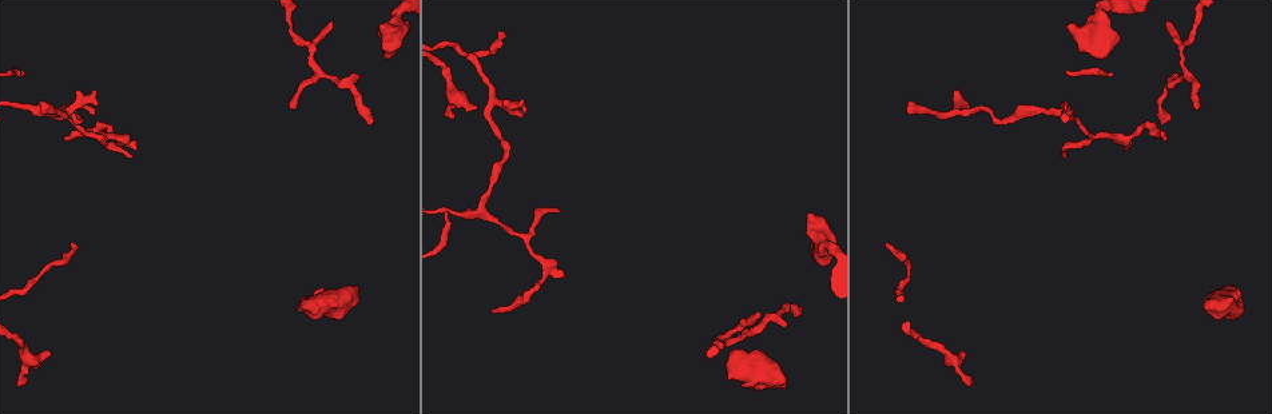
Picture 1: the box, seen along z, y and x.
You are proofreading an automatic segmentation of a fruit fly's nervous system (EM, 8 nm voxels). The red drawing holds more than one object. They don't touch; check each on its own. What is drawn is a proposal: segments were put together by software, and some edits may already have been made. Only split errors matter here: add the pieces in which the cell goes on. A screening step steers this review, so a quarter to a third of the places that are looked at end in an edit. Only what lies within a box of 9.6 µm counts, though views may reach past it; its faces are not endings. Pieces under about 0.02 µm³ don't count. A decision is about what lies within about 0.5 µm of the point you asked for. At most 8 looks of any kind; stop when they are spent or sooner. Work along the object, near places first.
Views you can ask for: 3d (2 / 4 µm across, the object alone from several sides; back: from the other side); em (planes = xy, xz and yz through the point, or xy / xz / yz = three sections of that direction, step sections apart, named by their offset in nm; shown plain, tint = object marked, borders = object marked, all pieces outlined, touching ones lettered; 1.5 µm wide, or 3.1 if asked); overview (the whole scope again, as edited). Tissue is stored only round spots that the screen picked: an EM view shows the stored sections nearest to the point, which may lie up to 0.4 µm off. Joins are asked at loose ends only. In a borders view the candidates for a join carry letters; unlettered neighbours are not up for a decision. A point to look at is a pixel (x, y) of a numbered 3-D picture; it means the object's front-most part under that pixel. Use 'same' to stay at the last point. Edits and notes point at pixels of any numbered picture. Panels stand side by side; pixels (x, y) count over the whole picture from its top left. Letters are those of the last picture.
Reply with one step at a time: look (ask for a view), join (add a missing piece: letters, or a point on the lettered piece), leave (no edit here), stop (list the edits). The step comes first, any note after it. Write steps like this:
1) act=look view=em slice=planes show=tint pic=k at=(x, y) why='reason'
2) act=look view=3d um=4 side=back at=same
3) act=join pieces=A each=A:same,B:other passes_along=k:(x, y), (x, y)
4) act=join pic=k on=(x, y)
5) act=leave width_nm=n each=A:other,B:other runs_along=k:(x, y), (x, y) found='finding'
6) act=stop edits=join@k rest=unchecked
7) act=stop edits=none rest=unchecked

act=look view=3d um=2 pic=1 at=(383, 25) why='an open end'

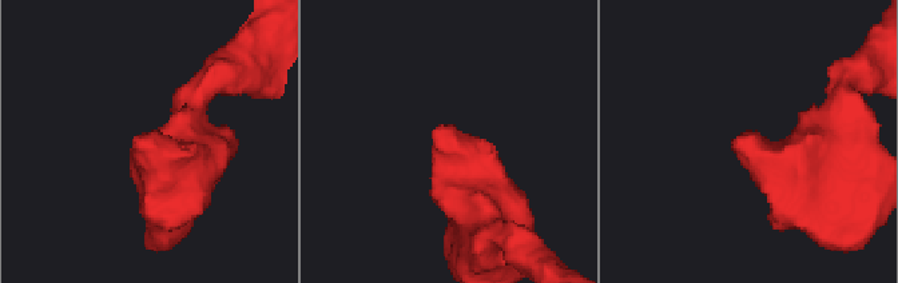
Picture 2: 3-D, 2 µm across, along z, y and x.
act=look view=em slice=xz step=8 show=tint pic=2 at=(436, 129) why='need the tissue'

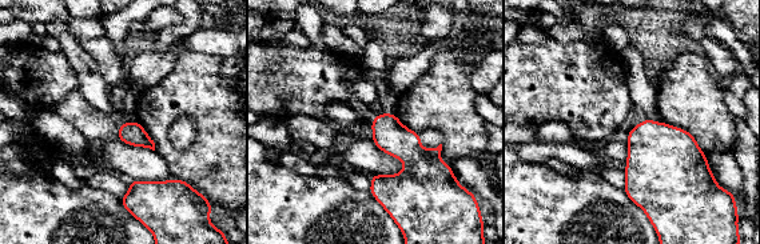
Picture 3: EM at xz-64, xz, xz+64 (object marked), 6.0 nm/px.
act=look view=em slice=planes show=borders at=same why='cut it another way'

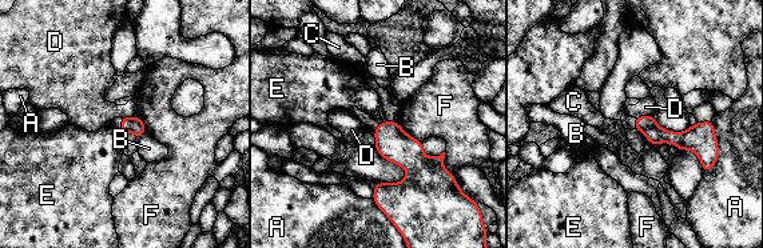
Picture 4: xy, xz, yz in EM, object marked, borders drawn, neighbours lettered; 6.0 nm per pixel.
act=join pieces=C each=A:other,B:other,C:same,D:other,E:other,F:other found='it goes on there'

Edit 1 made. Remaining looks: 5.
act=look view=3d um=4 pic=1 at=(371, 123) why='thin end'

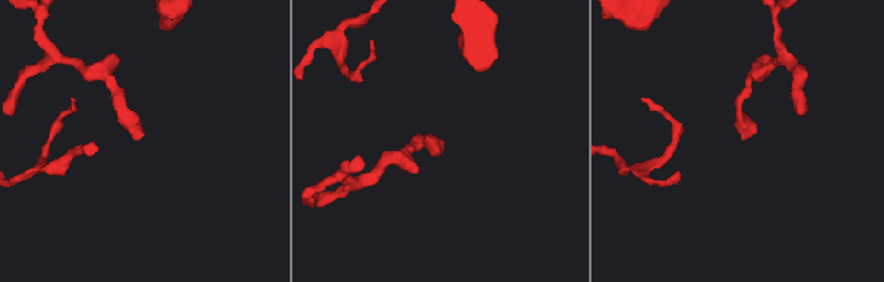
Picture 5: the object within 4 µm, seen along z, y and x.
act=look view=em slice=planes show=borders pic=5 at=(436, 139)

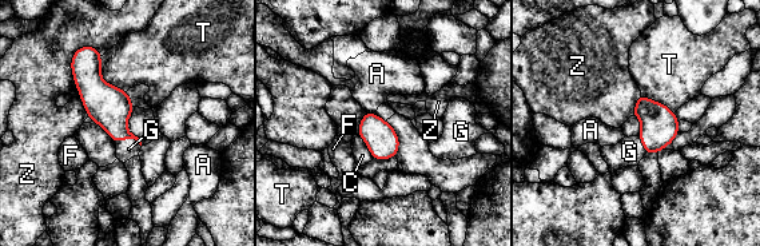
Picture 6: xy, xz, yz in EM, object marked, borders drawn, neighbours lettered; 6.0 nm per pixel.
act=join pieces=G each=A:other,C:other,F:other,G:same,T:other,Z:other found='the cell continues'

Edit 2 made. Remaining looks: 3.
act=look view=3d um=4 pic=1 at=(909, 112) why='branch stops here'

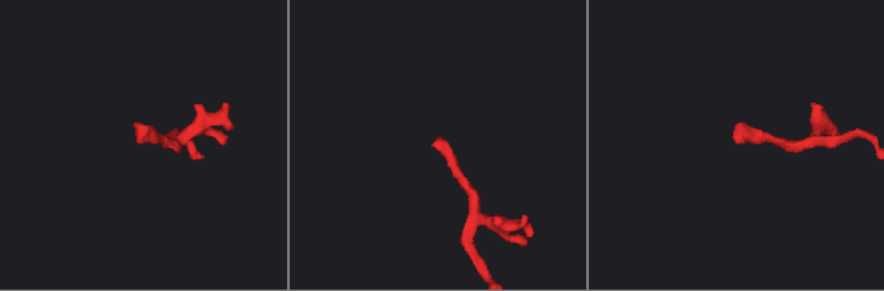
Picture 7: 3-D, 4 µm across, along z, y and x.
act=look view=em slice=planes show=plain pic=7 at=(735, 137) why='need the tissue'

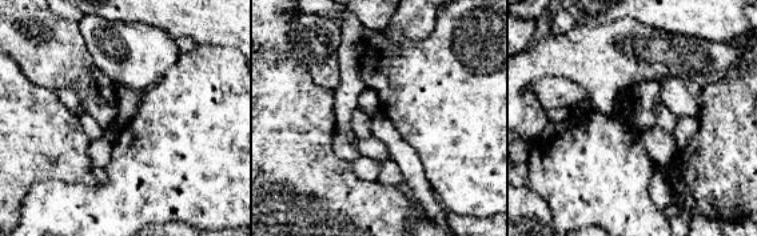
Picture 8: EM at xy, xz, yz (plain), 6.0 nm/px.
act=look view=em slice=planes show=borders at=same why='see the neighbours'

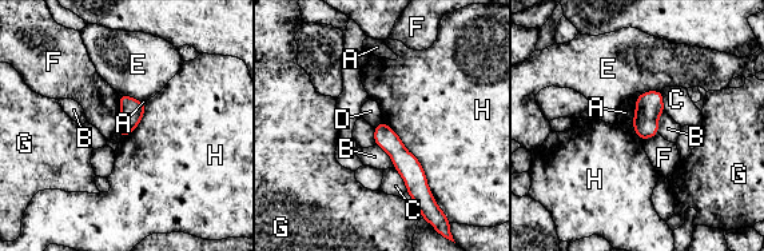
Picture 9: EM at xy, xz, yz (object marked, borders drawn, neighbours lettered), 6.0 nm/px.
act=leave longest_contact=H:600nm each=A:other,B:other,C:other,D:other,E:other,F:other,G:other,H:other border=9:(382, 119), (418, 160), (437, 202) found='none of them fits'

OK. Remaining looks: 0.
act=stop edits=join@4,join@6 rest=unchecked

